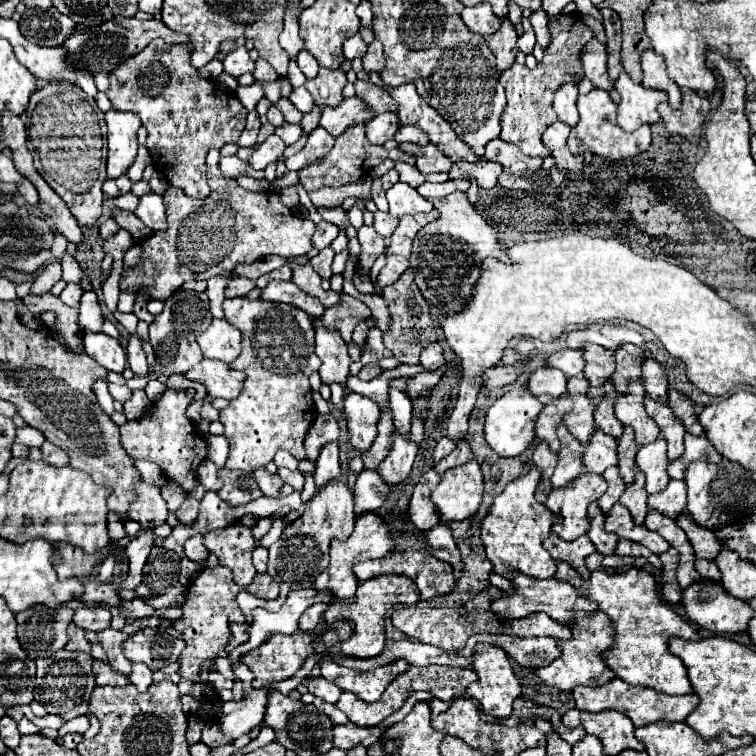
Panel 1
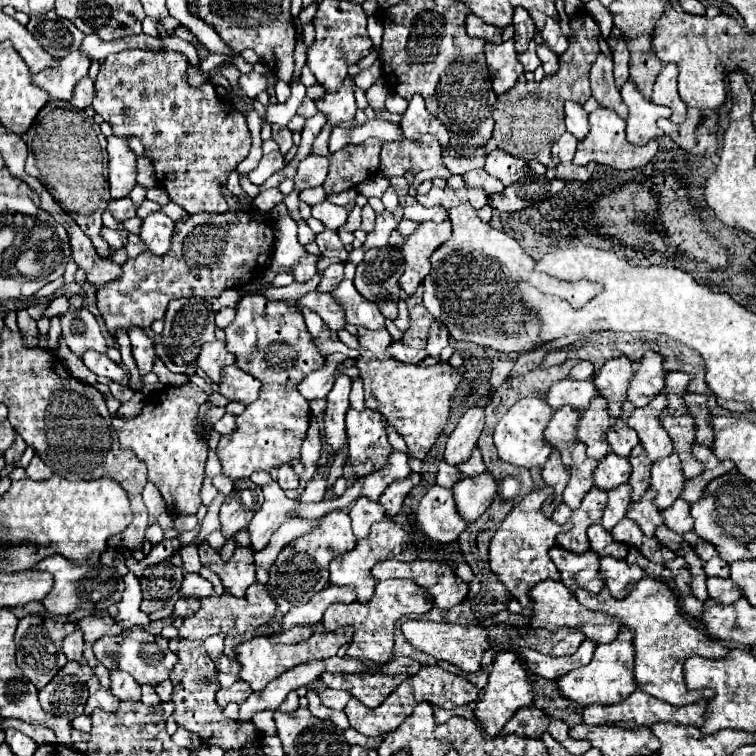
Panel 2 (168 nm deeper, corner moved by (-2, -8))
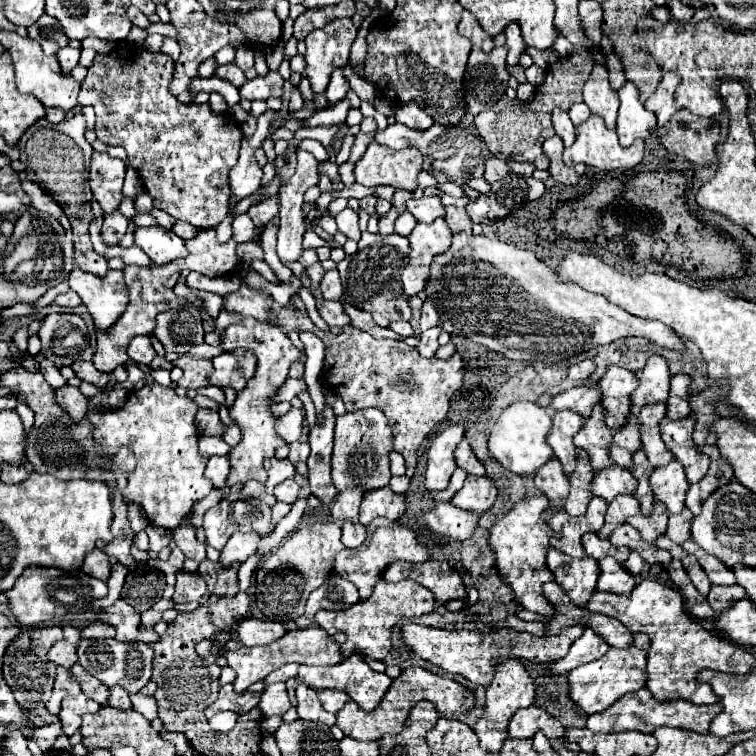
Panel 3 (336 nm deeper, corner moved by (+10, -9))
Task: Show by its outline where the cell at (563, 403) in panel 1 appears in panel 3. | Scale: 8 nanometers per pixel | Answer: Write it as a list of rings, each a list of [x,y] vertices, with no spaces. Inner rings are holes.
[[[560,410],[554,416],[554,426],[548,436],[548,444],[552,446],[556,458],[562,462],[566,474],[574,472],[576,468],[578,452],[572,438],[576,436],[576,432],[580,432],[582,426],[584,426],[584,418],[572,410]]]

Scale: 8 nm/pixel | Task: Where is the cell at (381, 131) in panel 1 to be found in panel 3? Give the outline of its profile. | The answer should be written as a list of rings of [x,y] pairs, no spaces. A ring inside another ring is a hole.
[[[370,142],[364,156],[356,162],[356,182],[362,186],[388,184],[414,192],[418,174],[422,172],[422,156],[414,148],[390,150],[378,142]]]

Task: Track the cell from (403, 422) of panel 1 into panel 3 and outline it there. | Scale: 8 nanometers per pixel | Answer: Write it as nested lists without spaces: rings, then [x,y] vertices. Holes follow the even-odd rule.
[[[352,488],[346,492],[340,492],[332,504],[330,516],[340,522],[358,522],[358,508],[362,500],[362,488]]]

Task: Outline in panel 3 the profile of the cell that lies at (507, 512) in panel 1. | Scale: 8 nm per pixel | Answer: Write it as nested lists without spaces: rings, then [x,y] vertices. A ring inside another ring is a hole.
[[[538,496],[538,498],[524,498],[520,500],[502,520],[498,520],[490,532],[490,546],[496,552],[496,566],[512,590],[514,596],[520,600],[520,605],[532,612],[538,612],[546,618],[554,616],[554,608],[548,602],[548,598],[542,592],[544,582],[554,580],[552,572],[546,566],[546,552],[550,548],[550,538],[552,530],[550,526],[542,520],[542,512],[548,508],[548,498]]]

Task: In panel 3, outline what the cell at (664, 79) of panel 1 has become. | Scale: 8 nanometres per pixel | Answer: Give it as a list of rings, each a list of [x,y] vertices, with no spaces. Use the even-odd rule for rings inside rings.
[[[664,72],[656,92],[644,102],[644,106],[656,114],[658,126],[664,126],[670,120],[670,116],[676,112],[674,90],[678,84],[680,84],[680,76],[676,72]]]

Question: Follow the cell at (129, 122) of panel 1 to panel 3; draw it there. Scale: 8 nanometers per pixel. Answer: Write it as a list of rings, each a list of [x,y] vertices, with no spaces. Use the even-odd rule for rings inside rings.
[[[92,152],[90,168],[88,168],[88,184],[102,206],[104,214],[112,214],[118,210],[122,202],[122,182],[126,174],[126,164],[118,158],[110,158],[106,152]]]

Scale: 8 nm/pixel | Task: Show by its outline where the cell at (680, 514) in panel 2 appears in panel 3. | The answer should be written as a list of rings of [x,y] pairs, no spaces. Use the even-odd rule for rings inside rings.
[[[684,508],[680,514],[670,514],[666,536],[674,544],[684,544],[686,540],[690,540],[690,524],[692,524],[692,518],[694,518],[694,514],[688,508]]]

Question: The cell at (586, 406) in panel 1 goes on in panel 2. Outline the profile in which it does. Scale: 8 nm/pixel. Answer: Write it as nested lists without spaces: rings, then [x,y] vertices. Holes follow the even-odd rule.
[[[596,395],[588,409],[580,415],[580,425],[576,429],[576,439],[586,443],[588,457],[602,459],[608,453],[608,443],[604,439],[604,431],[610,427],[610,415],[606,411],[608,401],[602,395]]]

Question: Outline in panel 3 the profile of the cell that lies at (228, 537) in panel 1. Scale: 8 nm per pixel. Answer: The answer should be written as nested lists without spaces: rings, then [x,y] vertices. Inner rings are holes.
[[[210,560],[200,562],[200,568],[198,568],[200,576],[208,584],[208,590],[216,596],[236,596],[238,594],[236,570],[238,568],[228,568],[228,572],[224,572],[224,568],[220,568],[218,562],[210,562]]]

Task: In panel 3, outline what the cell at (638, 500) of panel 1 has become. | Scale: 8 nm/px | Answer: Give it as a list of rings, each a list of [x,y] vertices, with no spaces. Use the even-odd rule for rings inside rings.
[[[654,502],[652,516],[634,516],[632,520],[628,520],[628,524],[634,526],[646,542],[654,542],[660,534],[666,532],[668,516],[670,516],[668,508],[664,508],[664,504],[660,502]]]

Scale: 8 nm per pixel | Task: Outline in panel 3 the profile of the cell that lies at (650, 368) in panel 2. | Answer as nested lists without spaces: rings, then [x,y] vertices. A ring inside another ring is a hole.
[[[650,356],[646,368],[640,374],[640,386],[632,394],[632,404],[646,406],[666,402],[670,392],[670,372],[662,356]]]

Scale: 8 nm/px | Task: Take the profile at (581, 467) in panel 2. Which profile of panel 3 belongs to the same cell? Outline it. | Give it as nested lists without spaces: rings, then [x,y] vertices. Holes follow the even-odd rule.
[[[582,450],[582,457],[578,456],[578,468],[576,472],[572,472],[570,478],[570,494],[566,498],[566,506],[564,510],[570,516],[584,516],[588,502],[592,500],[592,490],[590,490],[590,482],[596,476],[596,470],[590,466],[588,454]]]

